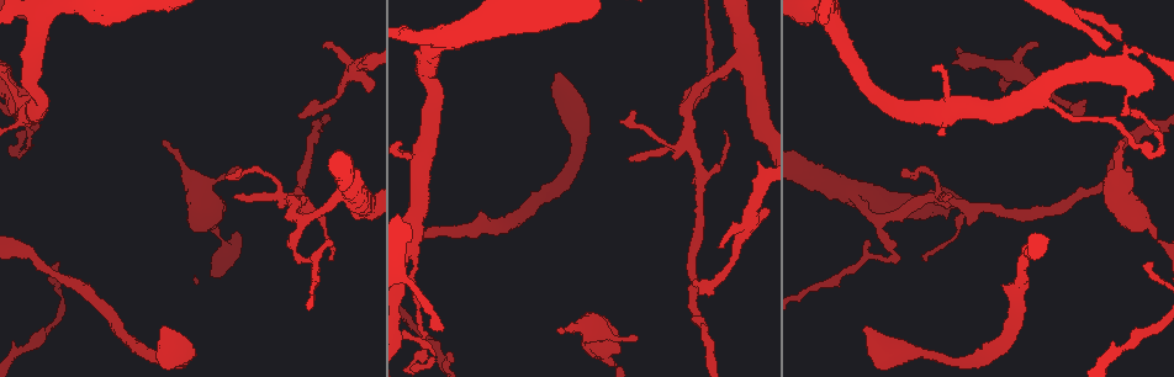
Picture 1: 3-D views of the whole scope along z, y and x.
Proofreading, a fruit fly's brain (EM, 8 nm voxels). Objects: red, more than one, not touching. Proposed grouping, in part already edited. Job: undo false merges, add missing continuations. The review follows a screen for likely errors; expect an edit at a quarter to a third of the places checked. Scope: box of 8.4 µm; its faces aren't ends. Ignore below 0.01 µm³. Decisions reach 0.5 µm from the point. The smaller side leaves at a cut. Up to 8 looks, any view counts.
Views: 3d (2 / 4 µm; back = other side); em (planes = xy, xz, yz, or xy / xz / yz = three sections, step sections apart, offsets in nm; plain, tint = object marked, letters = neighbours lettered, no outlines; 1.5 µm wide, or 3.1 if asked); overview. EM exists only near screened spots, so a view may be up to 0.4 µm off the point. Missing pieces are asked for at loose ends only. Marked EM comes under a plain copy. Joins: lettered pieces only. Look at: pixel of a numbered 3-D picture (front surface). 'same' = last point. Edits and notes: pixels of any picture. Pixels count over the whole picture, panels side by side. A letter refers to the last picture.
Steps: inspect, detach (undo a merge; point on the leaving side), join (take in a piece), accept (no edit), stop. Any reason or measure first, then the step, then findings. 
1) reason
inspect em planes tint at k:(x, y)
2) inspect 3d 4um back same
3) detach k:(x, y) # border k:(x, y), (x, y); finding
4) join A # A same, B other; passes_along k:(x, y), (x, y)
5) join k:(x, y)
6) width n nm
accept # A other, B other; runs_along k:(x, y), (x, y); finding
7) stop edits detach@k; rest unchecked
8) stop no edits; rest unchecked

end of a long branch
inspect 3d 4um at 1:(440, 330)

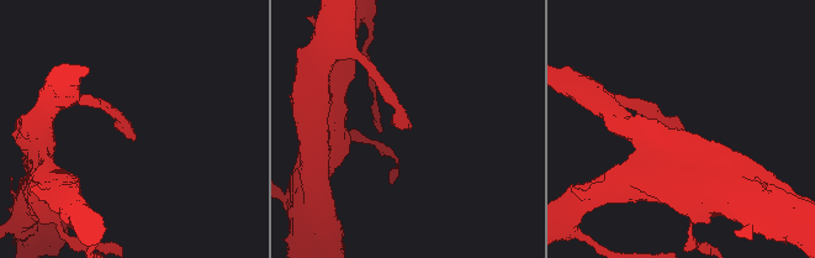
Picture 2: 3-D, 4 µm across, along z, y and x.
inspect em planes letters at 2:(133, 141)

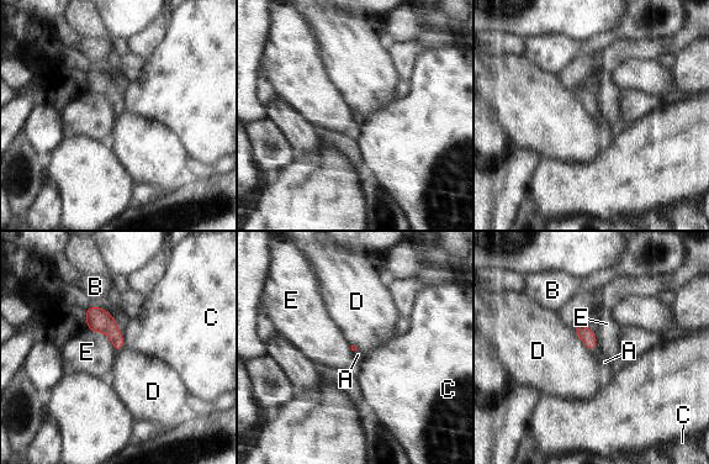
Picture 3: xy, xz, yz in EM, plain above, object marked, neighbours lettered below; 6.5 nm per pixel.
join A # A same, B other, C other, D other, E other; passes_along 3:(586, 335), (596, 342), (604, 362); the cell continues

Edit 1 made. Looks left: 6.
inspect overview

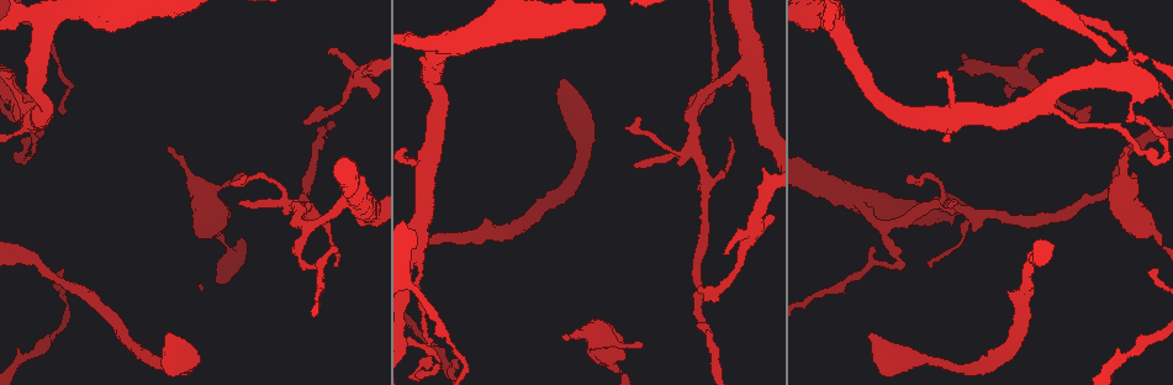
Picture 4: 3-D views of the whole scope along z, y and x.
an open end
inspect em xz step 8 tint at 4:(1083, 120)

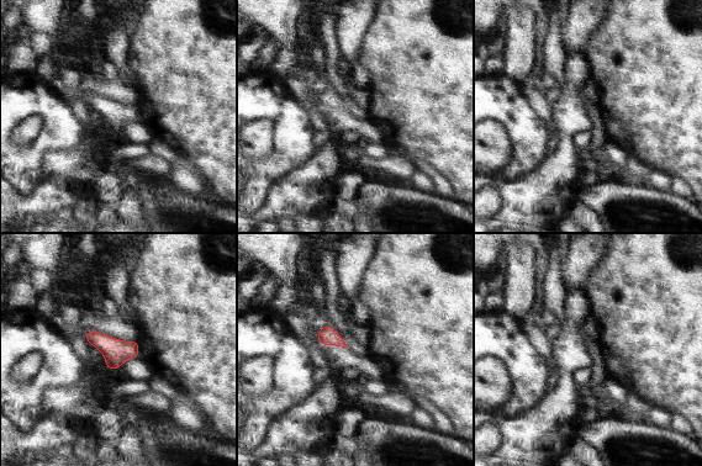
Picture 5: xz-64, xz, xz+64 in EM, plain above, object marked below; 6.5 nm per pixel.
another direction
inspect em planes letters same

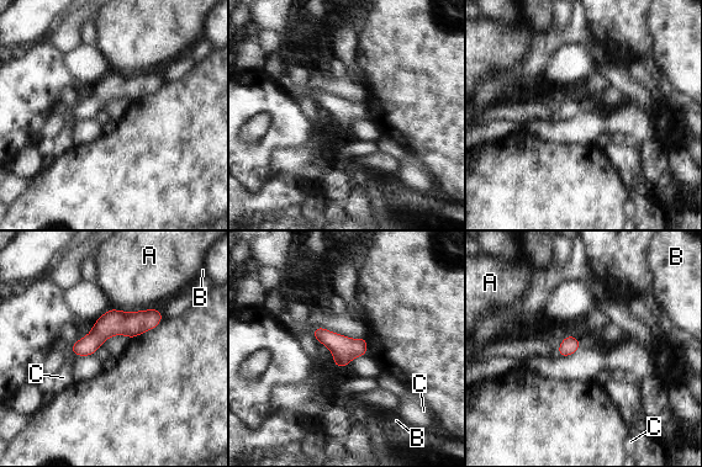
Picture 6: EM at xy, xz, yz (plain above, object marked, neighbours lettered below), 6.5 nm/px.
width 170 nm
accept # A other, B other, C other; runs_along 6:(158, 312), (110, 323), (74, 349); no lettered piece goes on from it

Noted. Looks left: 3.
an open end
inspect 3d 2um at 4:(723, 253)

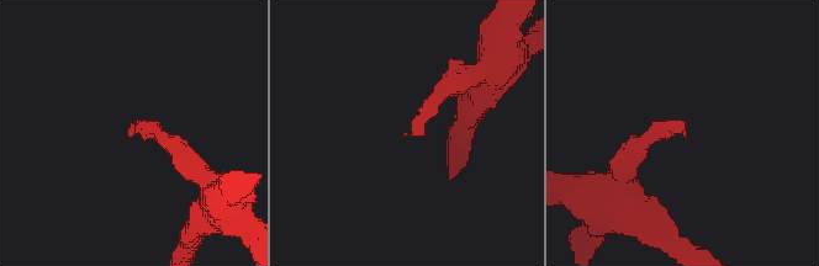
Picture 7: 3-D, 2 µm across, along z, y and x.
shape alone is not enough
inspect em xy step 8 tint at 7:(682, 132)

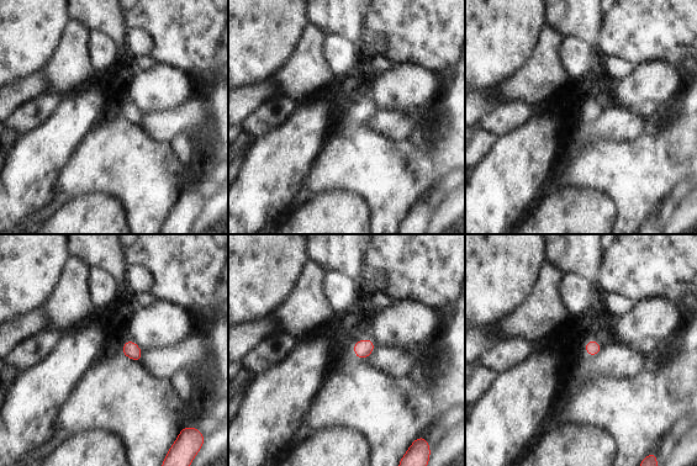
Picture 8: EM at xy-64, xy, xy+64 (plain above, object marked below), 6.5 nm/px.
what lies round it
inspect em xy step 8 letters same

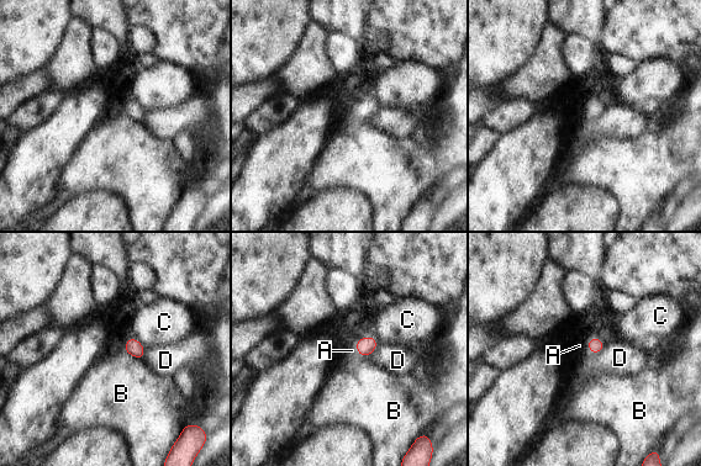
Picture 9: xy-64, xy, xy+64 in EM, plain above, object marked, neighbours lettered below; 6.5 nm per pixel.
longest_contact B 140 nm
join A # A same, B other, C other, D other; it goes on there

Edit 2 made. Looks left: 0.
stop edits join@3, join@9; rest unchecked

